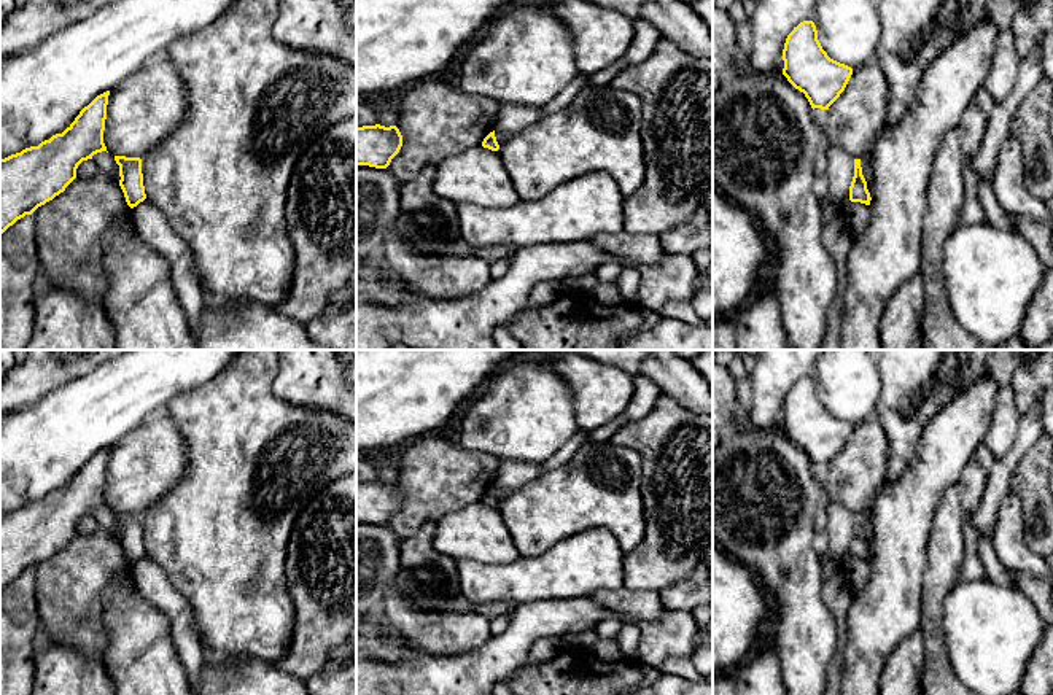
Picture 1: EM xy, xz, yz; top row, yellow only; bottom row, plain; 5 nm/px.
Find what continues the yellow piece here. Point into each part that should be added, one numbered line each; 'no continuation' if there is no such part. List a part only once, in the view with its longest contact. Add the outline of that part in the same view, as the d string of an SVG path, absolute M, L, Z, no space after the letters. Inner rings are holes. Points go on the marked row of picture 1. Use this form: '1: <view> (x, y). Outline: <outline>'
no continuation

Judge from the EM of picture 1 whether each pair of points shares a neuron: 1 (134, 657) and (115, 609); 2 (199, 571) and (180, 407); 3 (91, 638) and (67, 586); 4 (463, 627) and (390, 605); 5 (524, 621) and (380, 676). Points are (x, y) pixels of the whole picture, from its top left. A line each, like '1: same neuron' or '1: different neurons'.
1: same neuron
2: same neuron
3: same neuron
4: same neuron
5: same neuron

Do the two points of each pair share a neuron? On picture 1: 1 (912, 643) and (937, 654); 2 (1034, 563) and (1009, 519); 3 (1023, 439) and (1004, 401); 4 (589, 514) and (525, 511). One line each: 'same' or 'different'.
1: different
2: same
3: different
4: same

